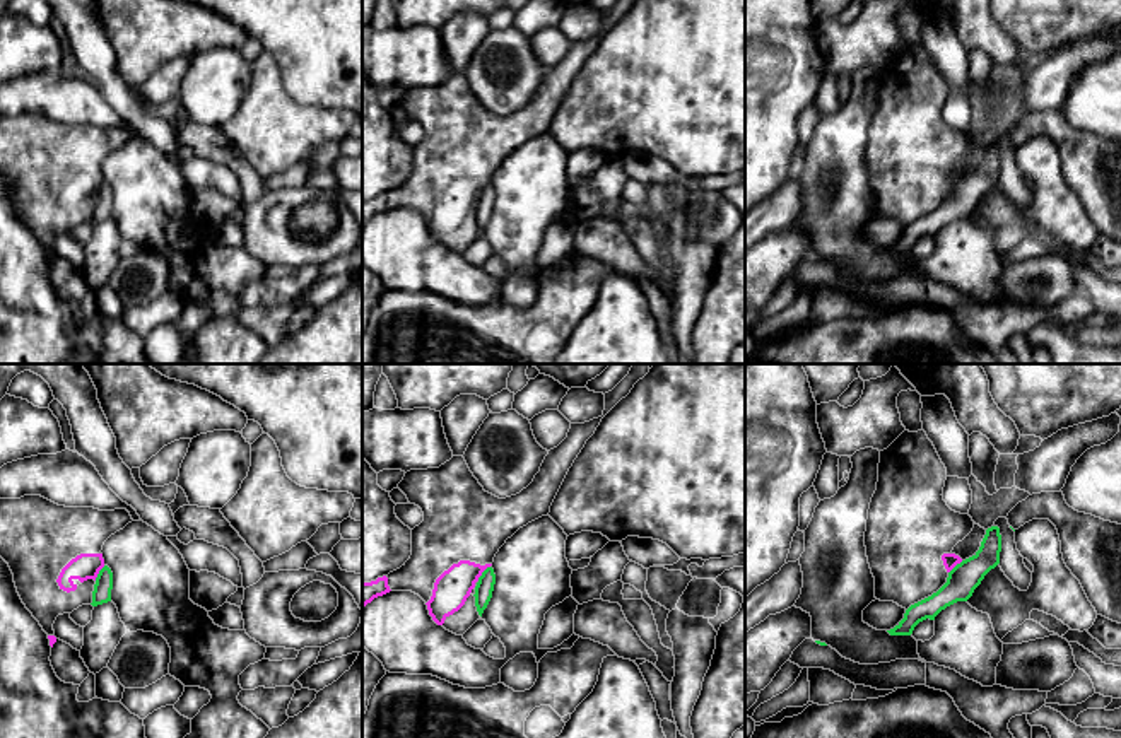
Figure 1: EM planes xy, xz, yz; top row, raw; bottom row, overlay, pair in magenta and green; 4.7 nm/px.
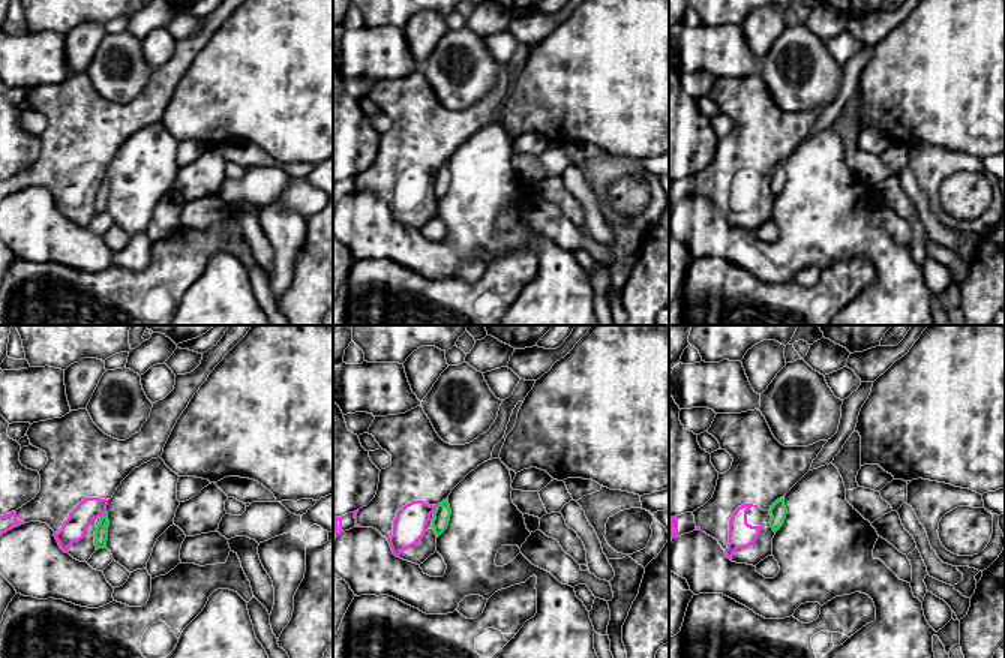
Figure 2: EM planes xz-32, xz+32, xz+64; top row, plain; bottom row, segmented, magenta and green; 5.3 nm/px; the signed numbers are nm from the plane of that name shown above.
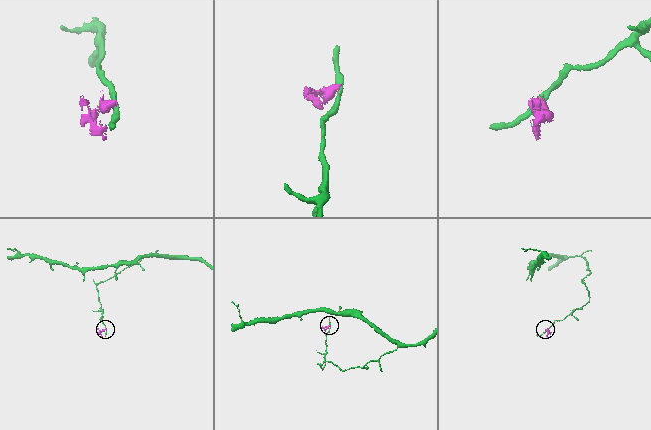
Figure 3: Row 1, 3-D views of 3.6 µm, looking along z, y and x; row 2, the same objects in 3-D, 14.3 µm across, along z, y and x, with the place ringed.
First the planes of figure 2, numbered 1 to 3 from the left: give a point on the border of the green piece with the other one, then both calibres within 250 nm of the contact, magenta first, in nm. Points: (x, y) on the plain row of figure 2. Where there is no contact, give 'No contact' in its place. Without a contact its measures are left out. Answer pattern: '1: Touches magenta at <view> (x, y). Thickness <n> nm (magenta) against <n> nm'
1: Touches magenta at xz-32 (104, 177). Thickness 130 nm (magenta) against 80 nm
2: Touches magenta at xz+32 (435, 171). Thickness 180 nm (magenta) against 100 nm
3: No contact

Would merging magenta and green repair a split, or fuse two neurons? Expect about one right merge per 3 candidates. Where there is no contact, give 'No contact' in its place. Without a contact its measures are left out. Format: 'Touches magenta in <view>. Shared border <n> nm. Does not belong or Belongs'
Touches magenta in xz. Shared border 90 nm. Does not belong

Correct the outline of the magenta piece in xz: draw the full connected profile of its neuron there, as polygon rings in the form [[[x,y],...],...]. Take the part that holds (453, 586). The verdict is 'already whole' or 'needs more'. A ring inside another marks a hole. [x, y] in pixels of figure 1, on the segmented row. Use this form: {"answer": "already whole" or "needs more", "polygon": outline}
{"answer": "needs more", "polygon": [[[632,364],[629,374],[608,393],[605,393],[603,415],[584,424],[571,424],[567,437],[545,456],[533,482],[519,494],[499,499],[484,490],[470,472],[463,456],[453,456],[439,468],[410,470],[398,489],[424,512],[424,521],[412,530],[412,555],[396,571],[362,583],[362,606],[390,591],[412,591],[419,594],[437,625],[463,636],[480,615],[472,589],[482,572],[492,565],[496,554],[519,528],[547,516],[550,506],[574,460],[595,434],[602,419],[625,398],[634,384],[649,372],[651,364]]]}

